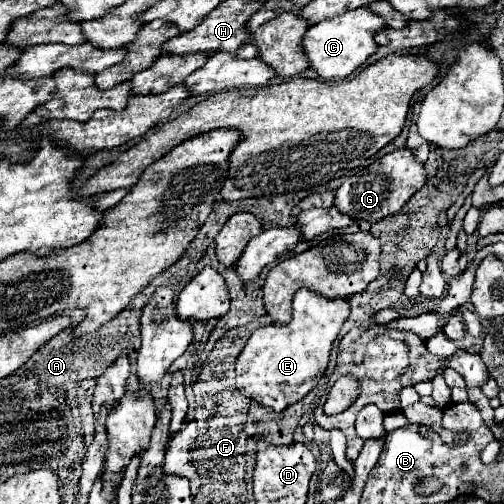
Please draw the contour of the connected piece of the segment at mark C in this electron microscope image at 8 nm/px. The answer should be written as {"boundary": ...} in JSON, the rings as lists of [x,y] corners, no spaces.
{"boundary":[[[367,8],[347,10],[335,18],[309,26],[301,40],[303,54],[309,60],[309,68],[313,68],[321,80],[341,80],[341,78],[349,76],[353,70],[357,70],[371,54],[377,52],[373,36],[375,36],[375,32],[379,32],[383,28],[385,28],[383,18],[373,14]]]}

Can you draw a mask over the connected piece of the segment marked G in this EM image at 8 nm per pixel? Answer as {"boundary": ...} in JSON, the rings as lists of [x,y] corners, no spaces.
{"boundary":[[[397,148],[369,164],[363,174],[349,176],[335,192],[335,206],[355,220],[377,222],[383,216],[399,212],[401,206],[425,184],[425,178],[425,166],[415,160],[413,152],[409,148]]]}

